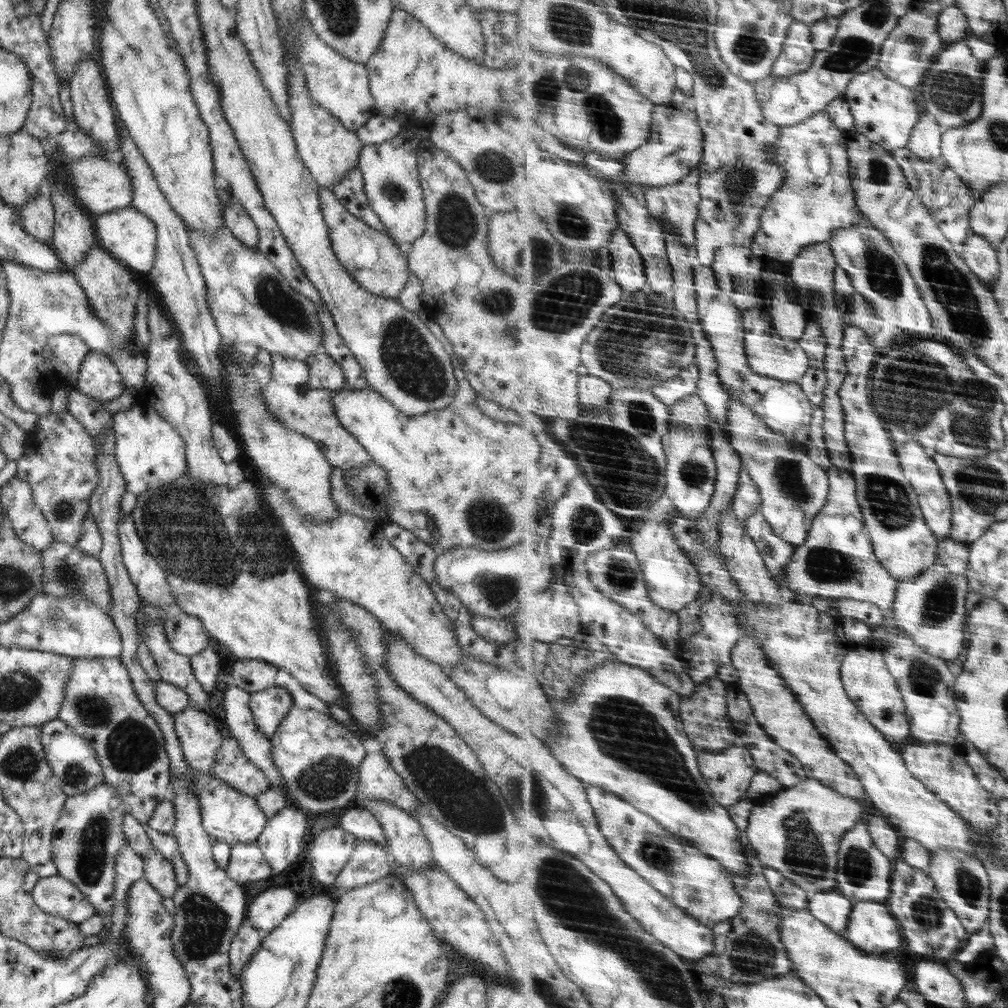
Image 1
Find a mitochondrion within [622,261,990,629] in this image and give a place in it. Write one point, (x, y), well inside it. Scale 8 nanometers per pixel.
(889, 501)

